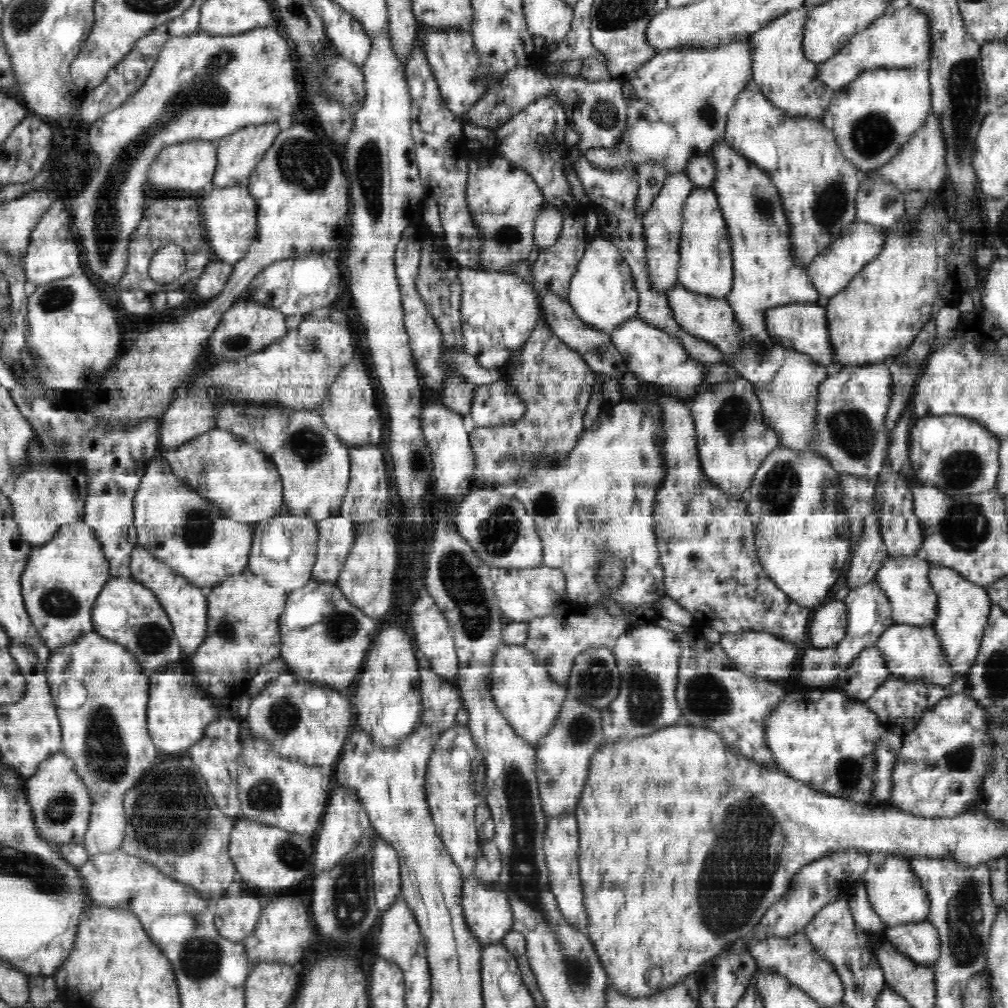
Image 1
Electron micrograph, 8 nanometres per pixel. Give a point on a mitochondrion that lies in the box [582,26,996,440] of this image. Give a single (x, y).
(964, 88)

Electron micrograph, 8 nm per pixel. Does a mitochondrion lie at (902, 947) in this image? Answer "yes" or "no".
no

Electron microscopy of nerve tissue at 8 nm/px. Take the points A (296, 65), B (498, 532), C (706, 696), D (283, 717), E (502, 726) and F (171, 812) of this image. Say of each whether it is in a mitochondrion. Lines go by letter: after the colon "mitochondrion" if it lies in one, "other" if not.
A: other
B: mitochondrion
C: mitochondrion
D: mitochondrion
E: other
F: mitochondrion

